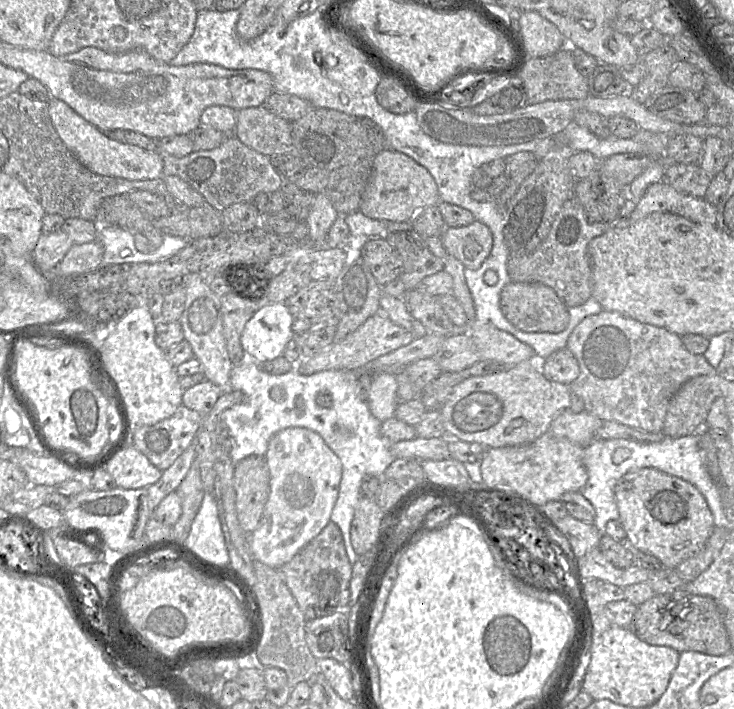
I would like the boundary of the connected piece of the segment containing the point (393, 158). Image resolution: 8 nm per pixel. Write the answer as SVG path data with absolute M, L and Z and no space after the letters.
M386 148L374 159L359 211L369 218L385 222L410 222L419 211L437 206L439 202L438 187L430 172L411 157Z

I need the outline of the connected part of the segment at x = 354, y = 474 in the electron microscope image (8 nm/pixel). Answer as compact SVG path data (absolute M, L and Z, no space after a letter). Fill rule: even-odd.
M247 360L235 364L230 375L232 390L245 394L245 401L222 413L222 420L234 438L229 454L235 465L250 455L265 456L269 440L277 432L291 427L315 431L339 457L342 463L342 478L337 501L330 521L340 529L350 563L357 560L350 540L350 527L356 504L360 498L360 486L365 475L383 476L386 468L395 459L391 444L380 432L381 421L372 415L358 381L352 370L326 370L310 375L300 373L296 367L282 375L268 374L260 364ZM319 393L330 395L331 406L321 407L316 398Z

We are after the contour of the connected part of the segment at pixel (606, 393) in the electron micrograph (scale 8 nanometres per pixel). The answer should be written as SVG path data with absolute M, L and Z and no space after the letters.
M602 310L599 314L586 317L575 327L569 336L567 347L575 356L580 368L579 376L570 384L570 389L572 393L583 400L585 405L584 411L597 416L603 421L614 421L646 432L662 432L669 403L674 394L684 383L697 376L713 375L716 373L716 369L709 364L703 355L692 354L684 347L681 336L664 328L639 322L618 312Z

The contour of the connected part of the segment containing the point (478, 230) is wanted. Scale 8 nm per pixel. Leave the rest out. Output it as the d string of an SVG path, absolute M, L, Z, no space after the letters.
M475 220L467 226L446 227L442 243L465 268L477 270L491 253L493 235L485 224Z

